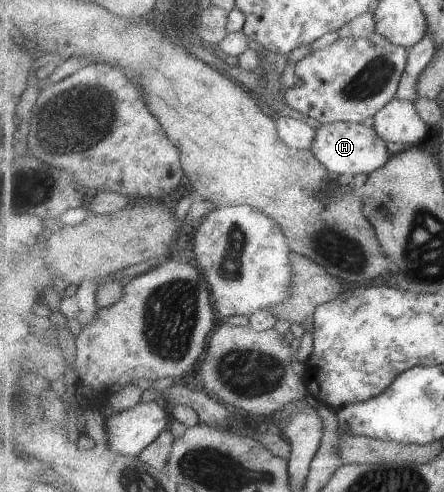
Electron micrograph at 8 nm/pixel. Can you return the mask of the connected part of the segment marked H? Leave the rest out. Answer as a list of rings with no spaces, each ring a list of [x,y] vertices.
[[[333,122],[321,125],[317,131],[311,151],[334,177],[344,174],[350,174],[352,177],[365,174],[369,177],[373,172],[387,165],[393,157],[388,151],[386,141],[380,137],[374,125],[366,127],[363,123]]]

